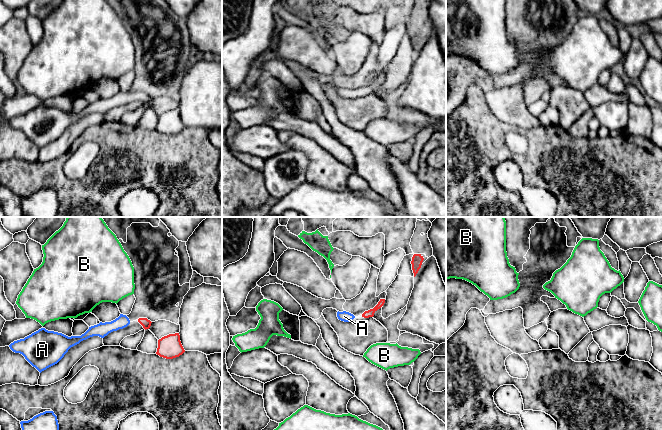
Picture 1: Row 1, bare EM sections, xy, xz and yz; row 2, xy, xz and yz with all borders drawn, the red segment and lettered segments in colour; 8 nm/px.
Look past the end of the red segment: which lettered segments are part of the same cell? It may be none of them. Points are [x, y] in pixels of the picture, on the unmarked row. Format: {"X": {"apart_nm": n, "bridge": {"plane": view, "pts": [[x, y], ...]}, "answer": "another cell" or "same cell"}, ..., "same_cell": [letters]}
{"A": {"apart_nm": 60, "bridge": {"plane": "xz", "pts": [[362, 92], [354, 92]]}, "answer": "same cell"}, "B": {"apart_nm": 200, "bridge": {"plane": "xy", "pts": [[139, 94], [131, 70]]}, "answer": "another cell"}, "same_cell": ["A"]}

